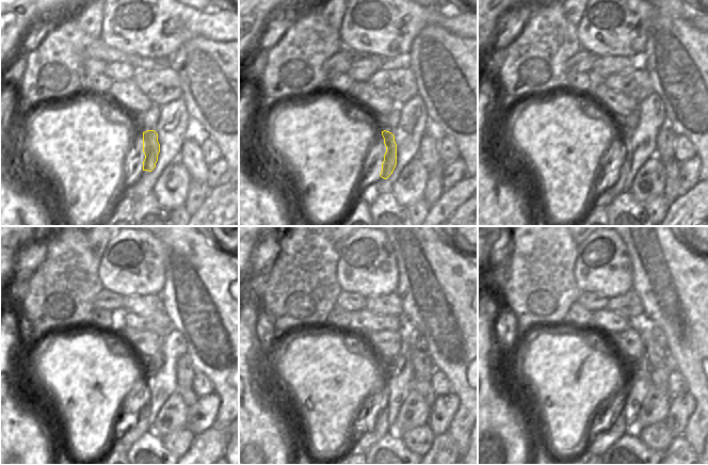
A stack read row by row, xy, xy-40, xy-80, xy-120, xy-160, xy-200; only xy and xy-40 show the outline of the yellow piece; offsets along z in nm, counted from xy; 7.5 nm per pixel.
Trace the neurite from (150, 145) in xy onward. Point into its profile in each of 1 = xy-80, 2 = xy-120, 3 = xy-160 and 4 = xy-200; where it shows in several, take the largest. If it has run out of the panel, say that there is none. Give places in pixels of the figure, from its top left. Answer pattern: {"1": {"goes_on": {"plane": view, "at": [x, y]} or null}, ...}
{"1": {"goes_on": {"plane": "xy-80", "at": [617, 186]}}, "2": {"goes_on": {"plane": "xy-120", "at": [140, 427]}}, "3": {"goes_on": {"plane": "xy-160", "at": [379, 428]}}, "4": {"goes_on": {"plane": "xy-200", "at": [615, 430]}}}

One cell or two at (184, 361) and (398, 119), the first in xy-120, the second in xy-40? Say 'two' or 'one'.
two

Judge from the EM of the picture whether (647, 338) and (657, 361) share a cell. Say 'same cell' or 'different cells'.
same cell

